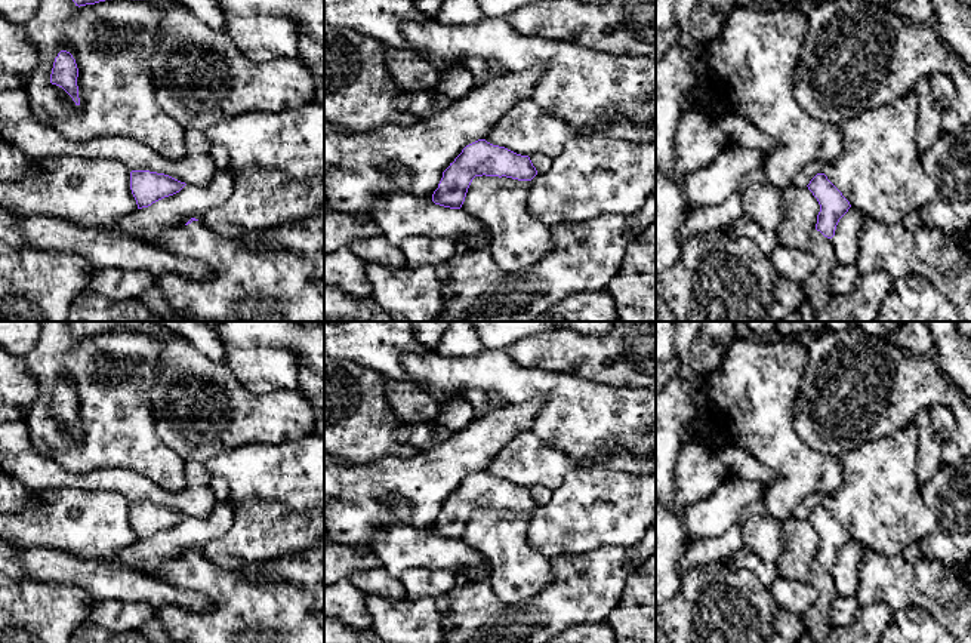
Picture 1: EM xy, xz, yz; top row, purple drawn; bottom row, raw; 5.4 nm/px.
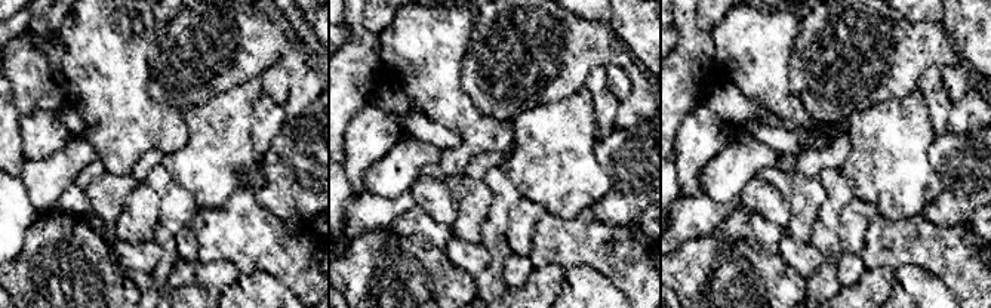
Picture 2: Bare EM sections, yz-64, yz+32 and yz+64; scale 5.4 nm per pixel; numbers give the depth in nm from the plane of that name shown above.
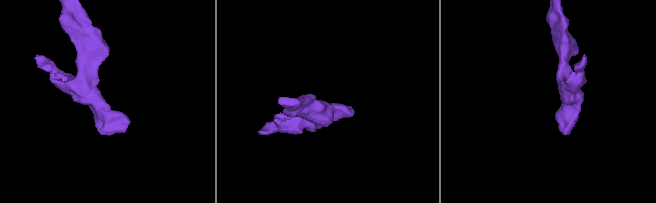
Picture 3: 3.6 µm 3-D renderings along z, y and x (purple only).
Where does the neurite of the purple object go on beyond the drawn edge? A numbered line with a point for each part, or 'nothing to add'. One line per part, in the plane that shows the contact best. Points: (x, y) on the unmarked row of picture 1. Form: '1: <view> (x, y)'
1: yz (816, 621)

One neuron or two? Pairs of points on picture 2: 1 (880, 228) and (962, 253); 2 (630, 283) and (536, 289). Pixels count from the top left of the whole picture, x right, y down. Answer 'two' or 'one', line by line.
1: one
2: two

